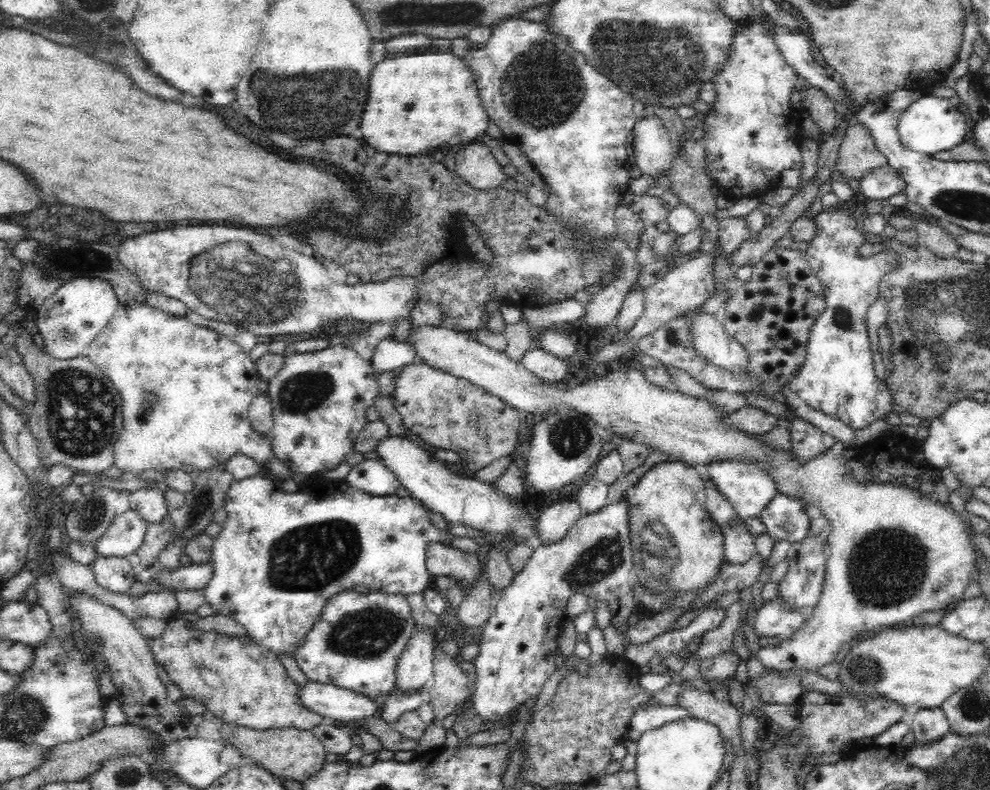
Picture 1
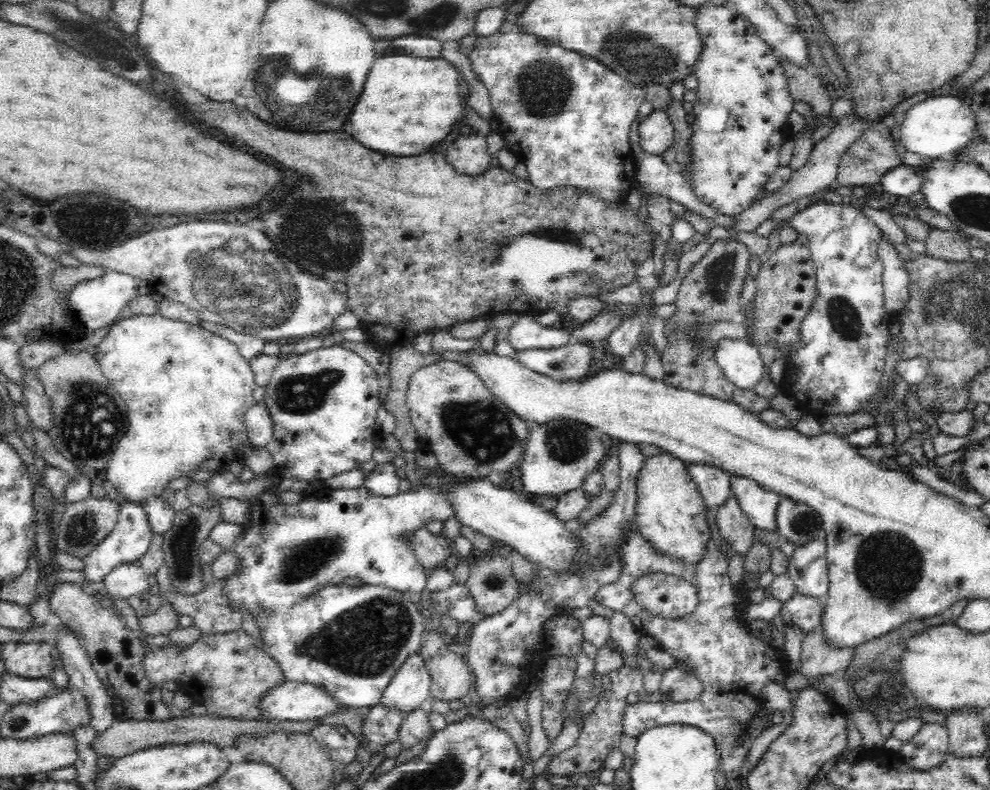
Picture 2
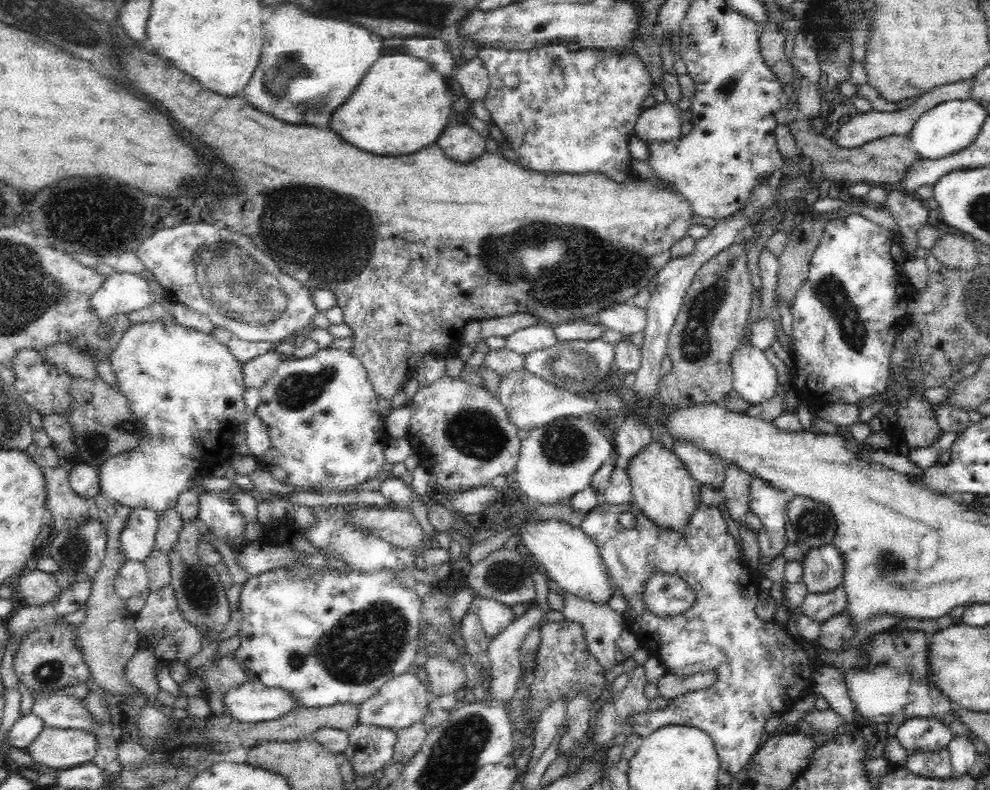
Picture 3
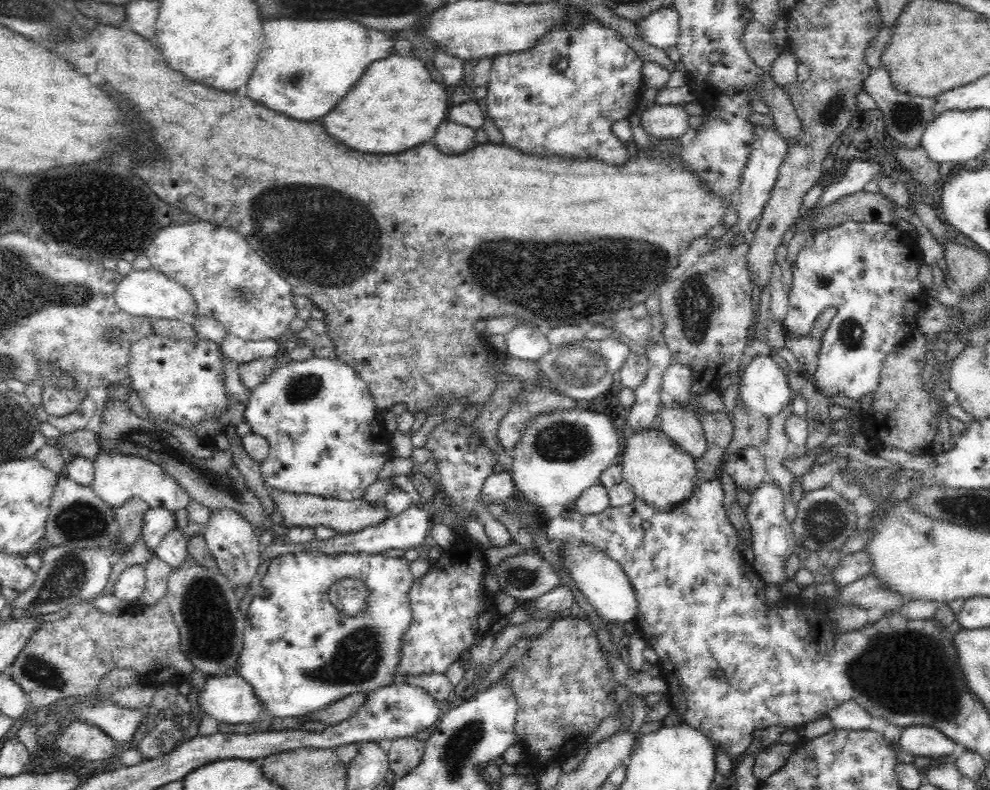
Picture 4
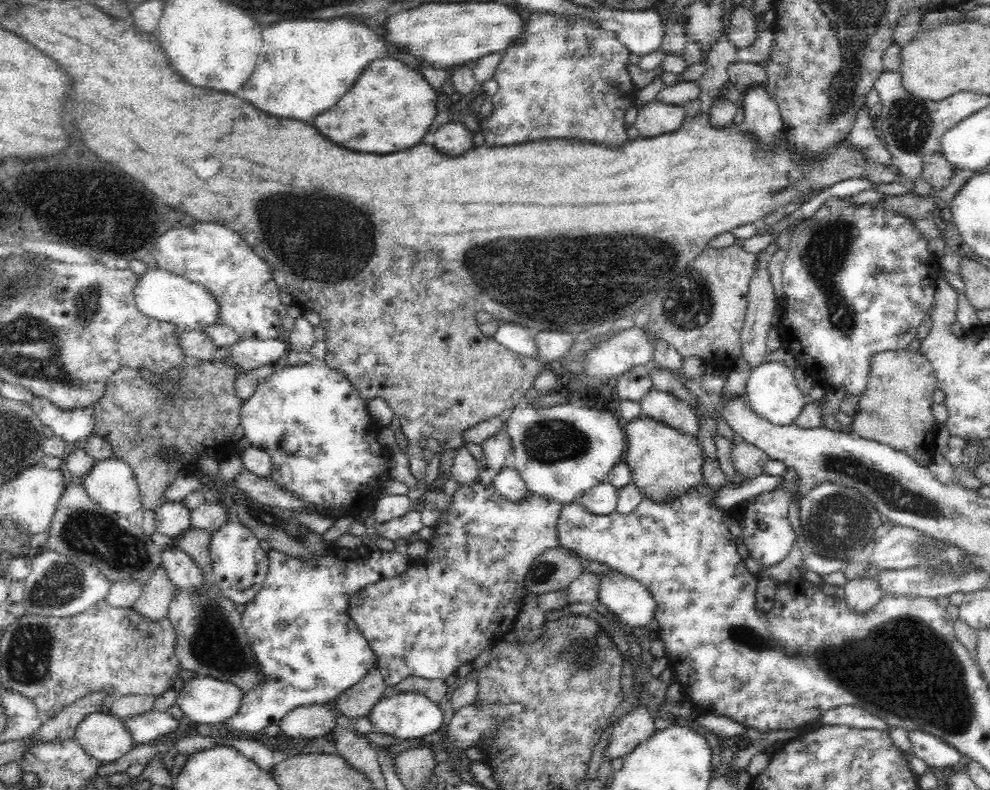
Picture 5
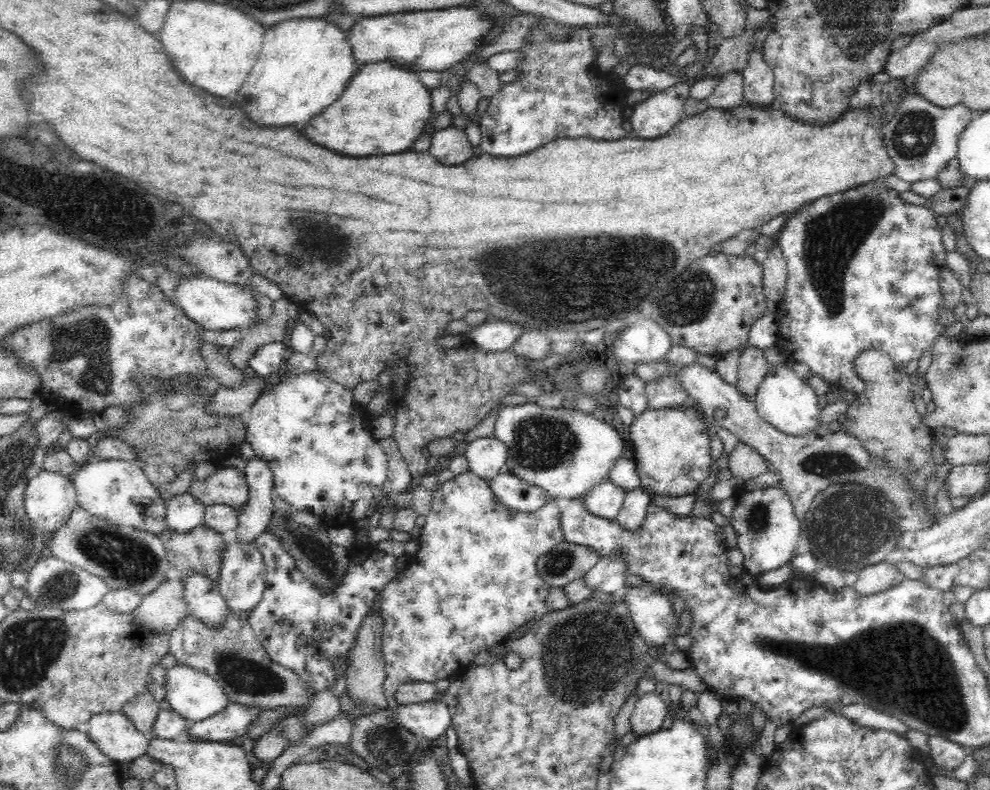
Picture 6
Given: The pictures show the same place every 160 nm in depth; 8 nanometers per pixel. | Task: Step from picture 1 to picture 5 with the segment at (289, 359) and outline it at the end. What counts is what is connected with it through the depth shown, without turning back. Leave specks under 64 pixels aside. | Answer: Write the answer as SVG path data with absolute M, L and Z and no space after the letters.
M318 360L276 368L262 386L243 403L241 425L252 446L266 451L271 458L271 479L285 491L304 501L308 508L332 509L336 514L355 514L372 502L388 477L390 454L377 439L381 425L370 416L367 401L346 377Z

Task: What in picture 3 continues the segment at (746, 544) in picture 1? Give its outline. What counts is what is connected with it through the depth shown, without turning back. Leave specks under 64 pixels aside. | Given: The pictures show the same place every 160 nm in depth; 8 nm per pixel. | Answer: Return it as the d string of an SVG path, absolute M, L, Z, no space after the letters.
M730 463L725 467L722 494L725 496L728 514L736 522L744 523L744 514L751 502L751 482L754 476L742 470L737 464Z

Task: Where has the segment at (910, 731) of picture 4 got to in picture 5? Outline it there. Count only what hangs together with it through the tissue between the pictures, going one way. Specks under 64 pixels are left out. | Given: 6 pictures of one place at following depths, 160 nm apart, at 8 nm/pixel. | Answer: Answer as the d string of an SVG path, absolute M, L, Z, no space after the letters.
M922 731L910 732L911 751L922 759L928 767L944 769L948 766L958 764L963 756L958 749L943 742L932 734Z

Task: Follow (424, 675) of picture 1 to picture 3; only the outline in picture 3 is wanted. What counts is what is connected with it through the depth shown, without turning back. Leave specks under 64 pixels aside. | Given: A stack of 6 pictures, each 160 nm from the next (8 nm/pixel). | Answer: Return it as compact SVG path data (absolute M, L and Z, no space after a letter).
M408 670L402 676L395 676L392 680L385 682L374 696L358 705L357 726L372 726L392 730L406 730L412 728L414 724L422 721L424 716L430 711L429 693L426 685L422 683L416 674Z

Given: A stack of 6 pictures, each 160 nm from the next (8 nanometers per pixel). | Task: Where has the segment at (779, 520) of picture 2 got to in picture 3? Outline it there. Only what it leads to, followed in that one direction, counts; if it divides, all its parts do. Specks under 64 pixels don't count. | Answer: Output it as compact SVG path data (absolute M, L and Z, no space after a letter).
M806 496L789 498L787 516L796 531L797 542L810 549L830 544L838 532L830 507Z

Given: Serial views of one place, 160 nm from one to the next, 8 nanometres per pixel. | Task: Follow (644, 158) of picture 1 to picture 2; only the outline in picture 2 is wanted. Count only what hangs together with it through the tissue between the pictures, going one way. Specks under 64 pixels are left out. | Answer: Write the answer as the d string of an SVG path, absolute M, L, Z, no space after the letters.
M665 109L654 110L645 116L638 127L643 152L661 154L673 145L675 132L673 122Z

